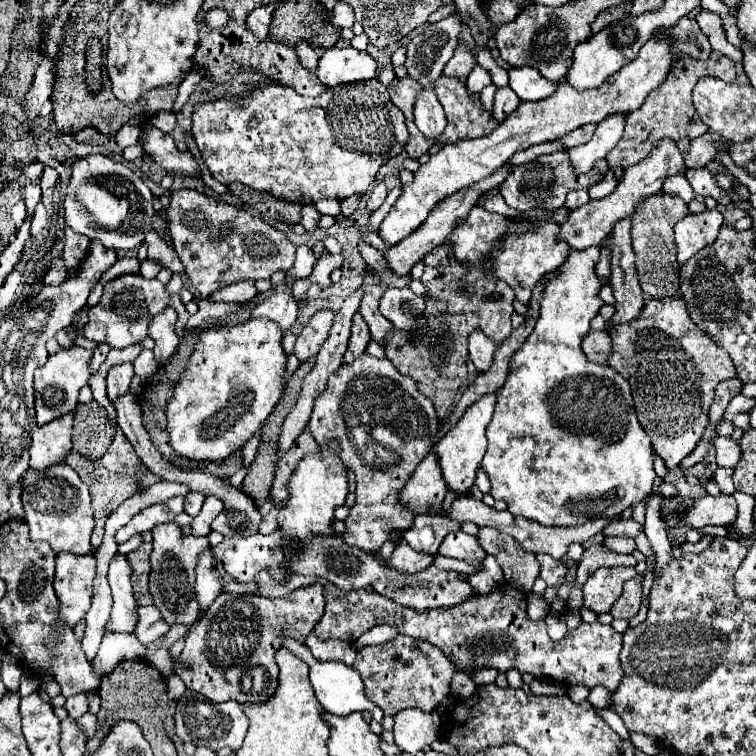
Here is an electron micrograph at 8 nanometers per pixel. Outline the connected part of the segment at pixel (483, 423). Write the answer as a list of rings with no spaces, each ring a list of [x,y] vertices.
[[[488,395],[488,397],[482,397],[480,401],[476,401],[464,413],[464,417],[456,423],[456,427],[434,447],[434,451],[438,455],[438,467],[442,471],[442,479],[446,481],[446,487],[450,491],[454,491],[458,497],[462,497],[462,495],[466,495],[466,491],[470,491],[476,471],[480,467],[480,461],[486,453],[488,441],[486,441],[484,433],[492,419],[492,413],[494,413],[494,401],[496,401],[496,395]]]

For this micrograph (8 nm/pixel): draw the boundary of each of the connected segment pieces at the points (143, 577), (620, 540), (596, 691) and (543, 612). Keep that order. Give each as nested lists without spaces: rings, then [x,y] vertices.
[[[140,547],[136,553],[128,555],[132,565],[132,585],[134,585],[134,597],[138,605],[152,605],[152,597],[148,593],[148,573],[150,573],[150,549]]]
[[[606,537],[604,545],[610,551],[620,551],[620,553],[632,553],[636,549],[636,543],[632,537]]]
[[[602,685],[594,687],[586,699],[594,709],[610,709],[612,707],[612,697],[610,697],[610,691]]]
[[[528,593],[528,617],[532,621],[540,621],[548,615],[548,605],[544,601],[544,597],[536,597],[532,593]]]

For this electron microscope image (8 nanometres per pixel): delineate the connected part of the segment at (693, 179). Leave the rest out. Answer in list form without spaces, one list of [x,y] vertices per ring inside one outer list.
[[[696,169],[696,171],[688,171],[686,179],[692,183],[692,187],[694,187],[696,193],[700,193],[704,197],[710,195],[710,197],[718,199],[718,197],[724,195],[724,191],[718,187],[716,175],[718,173],[710,173],[708,169]]]

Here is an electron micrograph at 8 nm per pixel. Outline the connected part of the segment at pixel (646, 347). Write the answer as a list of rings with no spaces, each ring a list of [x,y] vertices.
[[[680,295],[666,299],[648,297],[640,317],[626,325],[616,325],[610,331],[610,337],[612,353],[608,357],[608,365],[626,377],[632,385],[632,397],[640,425],[650,435],[656,455],[662,457],[668,469],[676,469],[680,461],[694,451],[696,443],[704,435],[704,429],[708,427],[708,409],[714,399],[714,387],[724,379],[736,377],[734,363],[724,349],[714,345],[714,339],[710,339],[708,333],[702,333],[702,329],[694,325]]]

